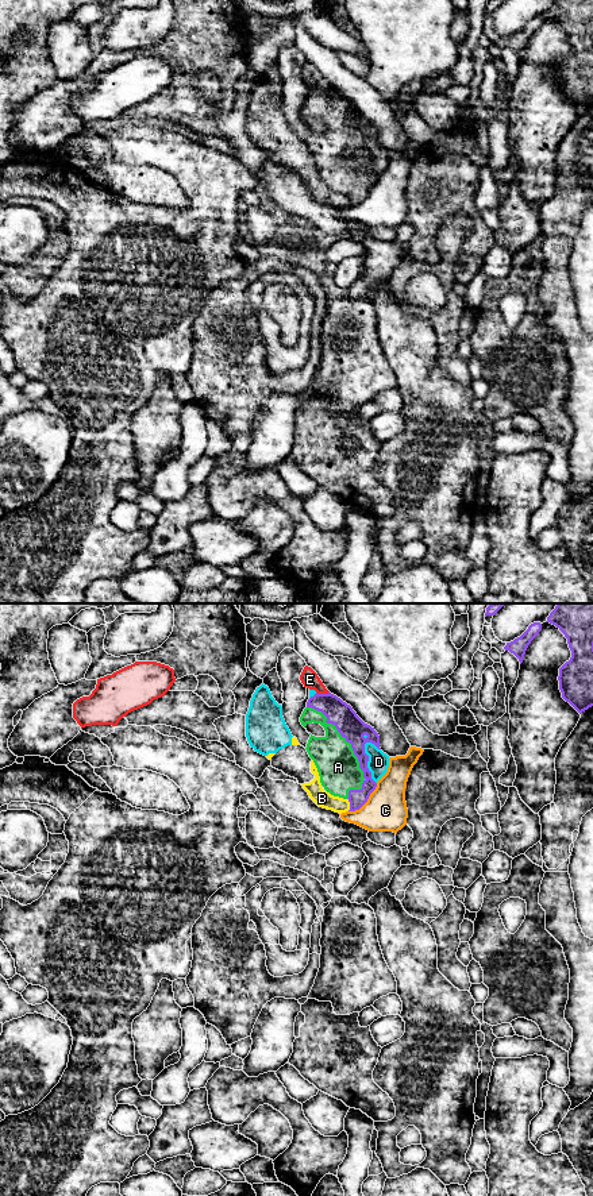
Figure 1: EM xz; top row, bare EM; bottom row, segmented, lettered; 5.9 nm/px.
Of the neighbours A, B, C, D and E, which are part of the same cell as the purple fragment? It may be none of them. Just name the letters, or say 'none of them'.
A

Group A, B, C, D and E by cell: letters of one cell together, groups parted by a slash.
A / B D / C / E

